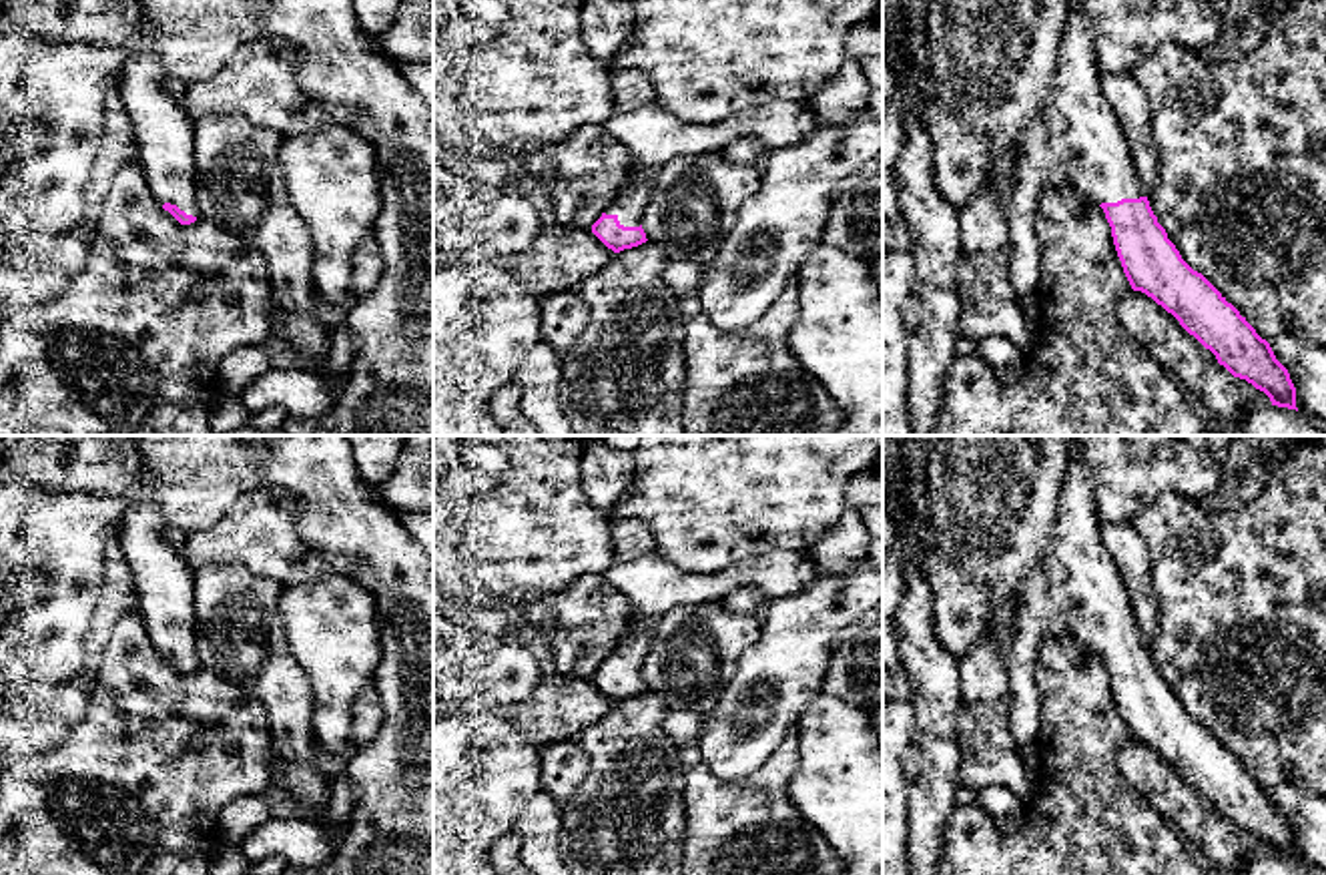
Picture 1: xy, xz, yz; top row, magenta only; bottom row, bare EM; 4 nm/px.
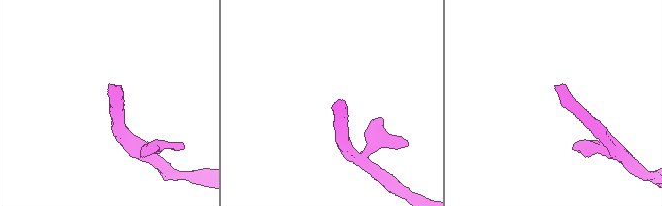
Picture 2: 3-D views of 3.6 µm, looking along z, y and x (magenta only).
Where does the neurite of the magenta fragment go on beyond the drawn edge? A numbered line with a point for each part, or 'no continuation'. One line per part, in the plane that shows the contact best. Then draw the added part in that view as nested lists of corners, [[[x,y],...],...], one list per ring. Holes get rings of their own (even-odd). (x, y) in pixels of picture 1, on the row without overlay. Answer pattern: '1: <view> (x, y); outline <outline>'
1: xz (652, 587); outline [[[794,550],[752,558],[720,574],[688,574],[656,554],[616,560],[604,578],[632,604],[636,618],[604,662],[616,664],[624,676],[640,676],[654,626],[672,608],[718,602],[744,586],[768,602],[802,590],[816,572],[814,562]]]

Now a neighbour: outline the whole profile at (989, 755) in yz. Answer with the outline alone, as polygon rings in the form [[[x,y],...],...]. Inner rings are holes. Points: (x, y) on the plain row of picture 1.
[[[1009,692],[961,708],[957,743],[963,749],[963,763],[957,783],[977,793],[991,785],[1005,785],[1023,805],[1029,805],[1039,797],[1037,773],[1021,759],[1009,712]]]

